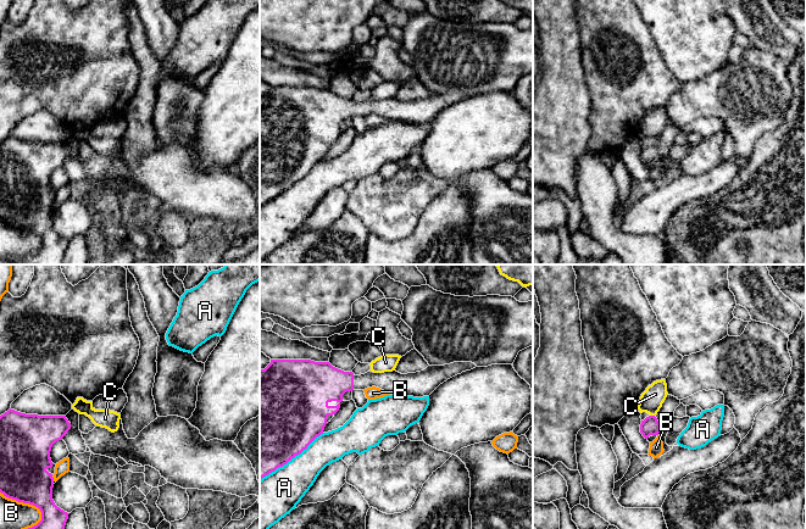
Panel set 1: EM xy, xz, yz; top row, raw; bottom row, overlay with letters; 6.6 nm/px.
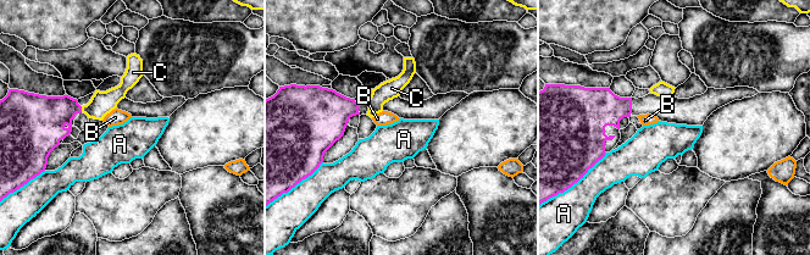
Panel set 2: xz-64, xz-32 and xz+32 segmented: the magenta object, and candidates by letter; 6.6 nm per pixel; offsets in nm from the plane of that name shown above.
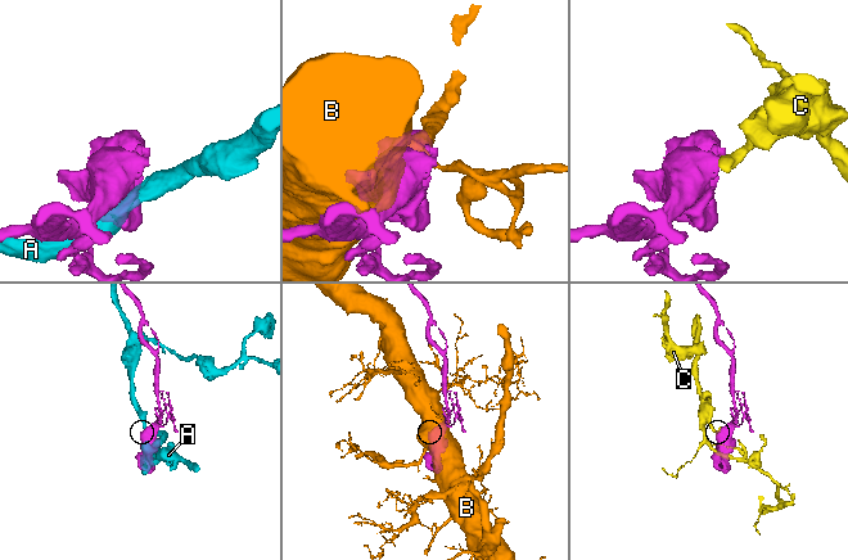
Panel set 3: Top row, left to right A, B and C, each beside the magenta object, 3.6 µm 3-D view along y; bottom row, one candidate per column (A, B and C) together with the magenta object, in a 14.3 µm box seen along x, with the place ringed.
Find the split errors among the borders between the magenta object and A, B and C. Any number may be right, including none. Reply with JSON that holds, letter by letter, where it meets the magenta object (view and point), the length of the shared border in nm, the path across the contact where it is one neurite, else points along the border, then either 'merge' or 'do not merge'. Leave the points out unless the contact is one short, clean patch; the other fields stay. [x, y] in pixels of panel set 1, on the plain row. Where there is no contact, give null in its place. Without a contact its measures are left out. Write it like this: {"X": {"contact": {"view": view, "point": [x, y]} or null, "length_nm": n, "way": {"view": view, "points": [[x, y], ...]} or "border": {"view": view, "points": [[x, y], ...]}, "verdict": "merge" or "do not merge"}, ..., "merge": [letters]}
{"A": {"contact": {"view": "xz", "point": [292, 184]}, "length_nm": 550, "verdict": "do not merge"}, "B": {"contact": {"view": "xy", "point": [24, 229]}, "length_nm": 340, "verdict": "do not merge"}, "C": {"contact": {"view": "yz", "point": [652, 143]}, "length_nm": 30, "border": {"view": "yz", "points": [[650, 142], [654, 143]]}, "verdict": "do not merge"}, "merge": []}

